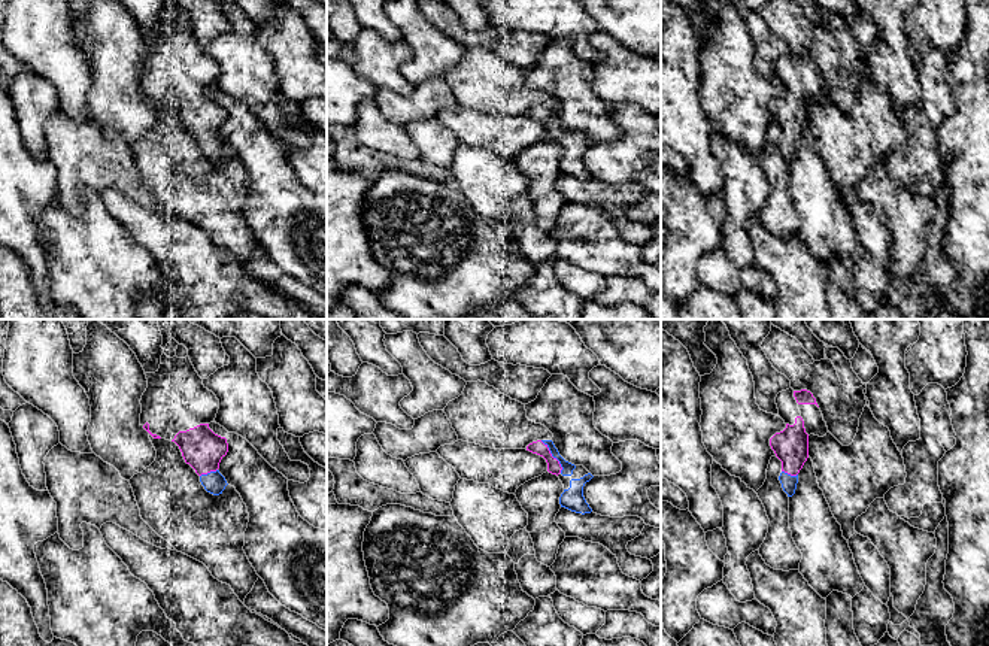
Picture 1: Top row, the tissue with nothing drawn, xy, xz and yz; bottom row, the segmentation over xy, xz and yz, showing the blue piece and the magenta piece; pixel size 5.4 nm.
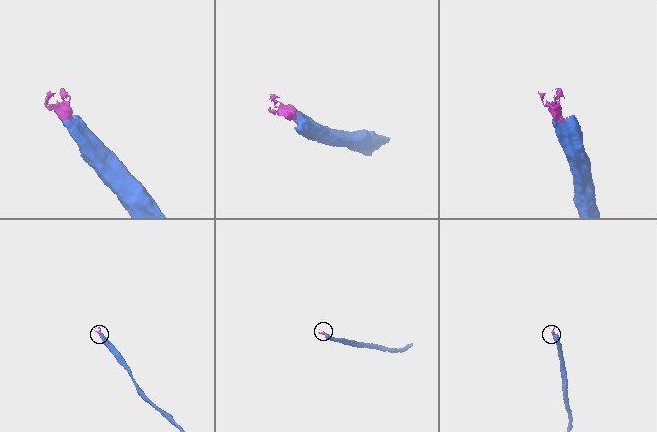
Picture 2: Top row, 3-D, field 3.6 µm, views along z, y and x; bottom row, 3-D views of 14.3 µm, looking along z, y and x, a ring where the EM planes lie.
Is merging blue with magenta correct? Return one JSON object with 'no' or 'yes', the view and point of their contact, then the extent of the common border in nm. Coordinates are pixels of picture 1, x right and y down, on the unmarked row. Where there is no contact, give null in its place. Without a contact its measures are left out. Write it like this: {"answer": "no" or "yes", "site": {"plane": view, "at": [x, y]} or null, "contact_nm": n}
{"answer": "yes", "site": {"plane": "xz", "at": [554, 123]}, "contact_nm": 200}

